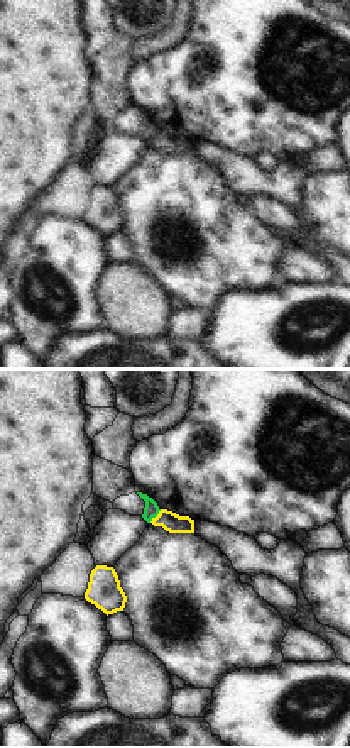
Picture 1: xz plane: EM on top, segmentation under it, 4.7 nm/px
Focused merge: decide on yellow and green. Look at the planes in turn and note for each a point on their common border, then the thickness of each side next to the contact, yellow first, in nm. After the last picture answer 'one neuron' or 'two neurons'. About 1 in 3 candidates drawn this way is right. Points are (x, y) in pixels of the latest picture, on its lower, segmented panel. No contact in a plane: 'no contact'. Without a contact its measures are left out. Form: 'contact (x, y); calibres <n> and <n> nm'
contact (156, 516); calibres 90 and 70 nm

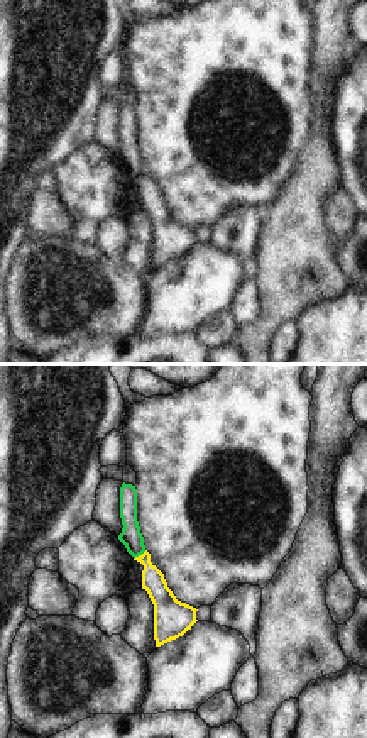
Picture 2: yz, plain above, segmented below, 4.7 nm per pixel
contact (139, 556); calibres 110 and 100 nm

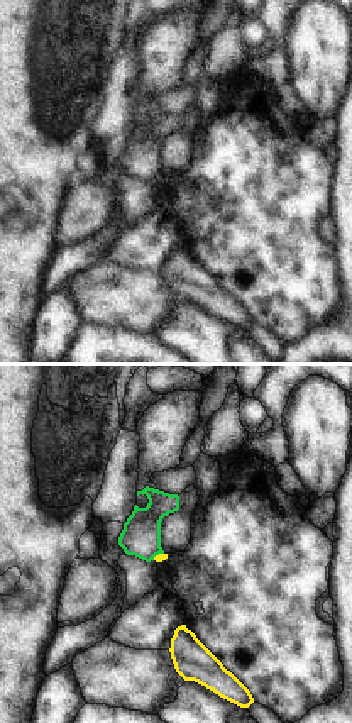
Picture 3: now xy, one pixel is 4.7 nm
contact (159, 554); calibres 40 and 190 nm

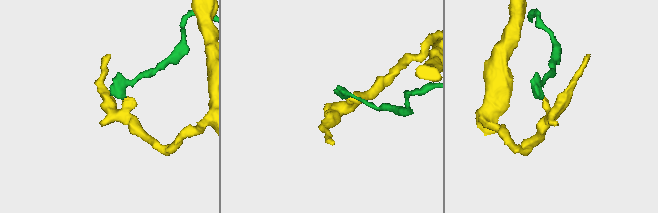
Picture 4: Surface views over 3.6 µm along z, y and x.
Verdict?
two neurons

